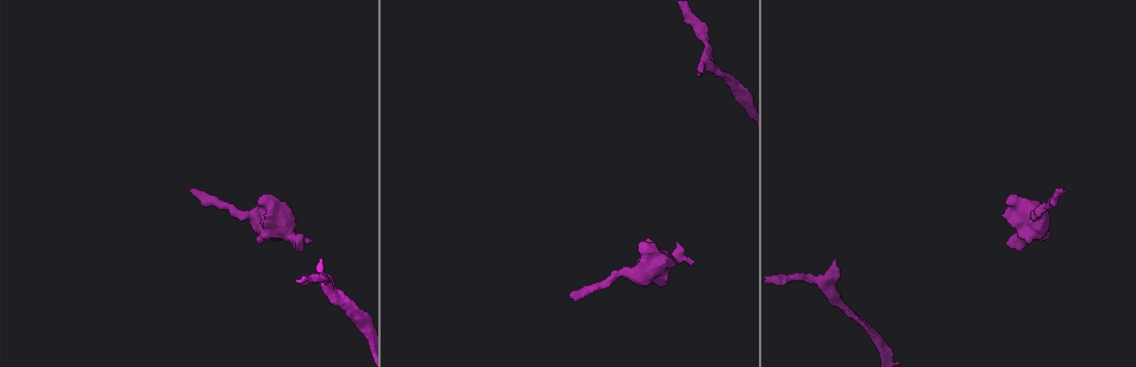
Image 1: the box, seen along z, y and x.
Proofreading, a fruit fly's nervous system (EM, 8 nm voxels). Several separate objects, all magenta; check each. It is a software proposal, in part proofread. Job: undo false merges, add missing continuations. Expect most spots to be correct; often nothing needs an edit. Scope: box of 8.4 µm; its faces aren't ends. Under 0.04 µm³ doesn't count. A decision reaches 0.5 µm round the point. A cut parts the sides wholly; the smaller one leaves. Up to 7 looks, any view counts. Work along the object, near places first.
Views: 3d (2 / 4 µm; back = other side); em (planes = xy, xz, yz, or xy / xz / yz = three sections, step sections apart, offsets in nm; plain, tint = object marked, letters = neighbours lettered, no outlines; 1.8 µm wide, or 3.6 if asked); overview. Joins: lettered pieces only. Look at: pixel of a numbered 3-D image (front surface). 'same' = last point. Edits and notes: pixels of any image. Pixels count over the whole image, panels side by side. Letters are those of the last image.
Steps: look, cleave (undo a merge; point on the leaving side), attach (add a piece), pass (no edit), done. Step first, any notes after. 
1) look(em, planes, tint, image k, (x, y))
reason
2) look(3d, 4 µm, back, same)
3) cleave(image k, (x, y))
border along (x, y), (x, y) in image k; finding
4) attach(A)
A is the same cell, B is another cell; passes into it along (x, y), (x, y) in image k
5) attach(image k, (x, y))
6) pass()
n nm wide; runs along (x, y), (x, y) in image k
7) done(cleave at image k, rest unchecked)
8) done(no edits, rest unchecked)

look(em, planes, letters, image 1, (322, 260))
free end

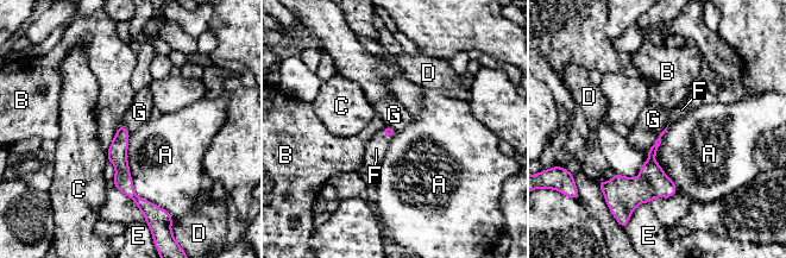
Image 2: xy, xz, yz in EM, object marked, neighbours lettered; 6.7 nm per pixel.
attach(F)
F is the same cell, A, B, C, D, E and G are other cells; it goes on there

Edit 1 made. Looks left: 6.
look(em, planes, letters, image 1, (313, 240))
branch stops here

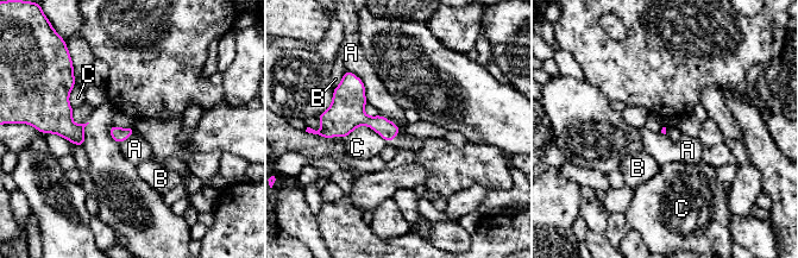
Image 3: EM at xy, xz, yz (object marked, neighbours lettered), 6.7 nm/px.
pass()
A touches over 260 nm; A, B and C are other cells; border along (346, 70), (362, 81), (368, 102) in image 3; none of them fits

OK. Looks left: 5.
look(3d, 4 µm, image 1, (1060, 190))

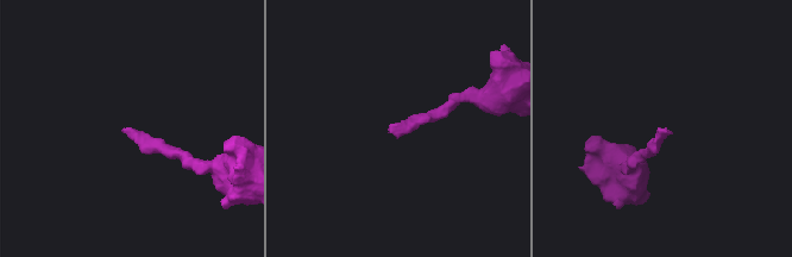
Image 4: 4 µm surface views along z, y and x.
look(em, xz, step 8, tint, image 4, (667, 131))

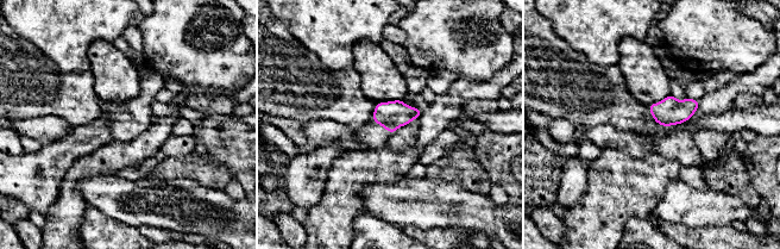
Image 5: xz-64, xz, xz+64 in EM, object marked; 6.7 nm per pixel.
look(em, planes, letters, same)
another direction

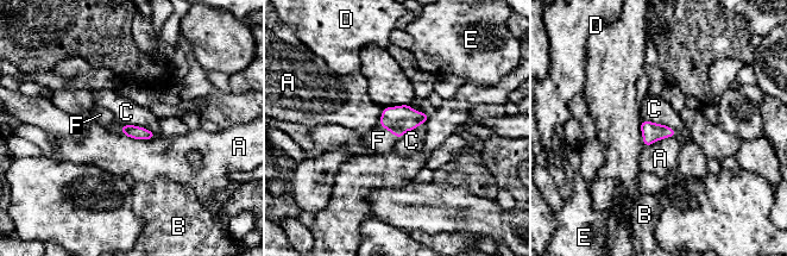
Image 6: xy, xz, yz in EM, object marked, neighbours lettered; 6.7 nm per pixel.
attach(F)
F is the same cell, A, B, C, D and E are other cells; passes into it along (400, 119), (389, 130), (378, 141) in image 6; it goes on there

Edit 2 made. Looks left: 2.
done(attach at image 2, attach at image 6, rest unchecked)

